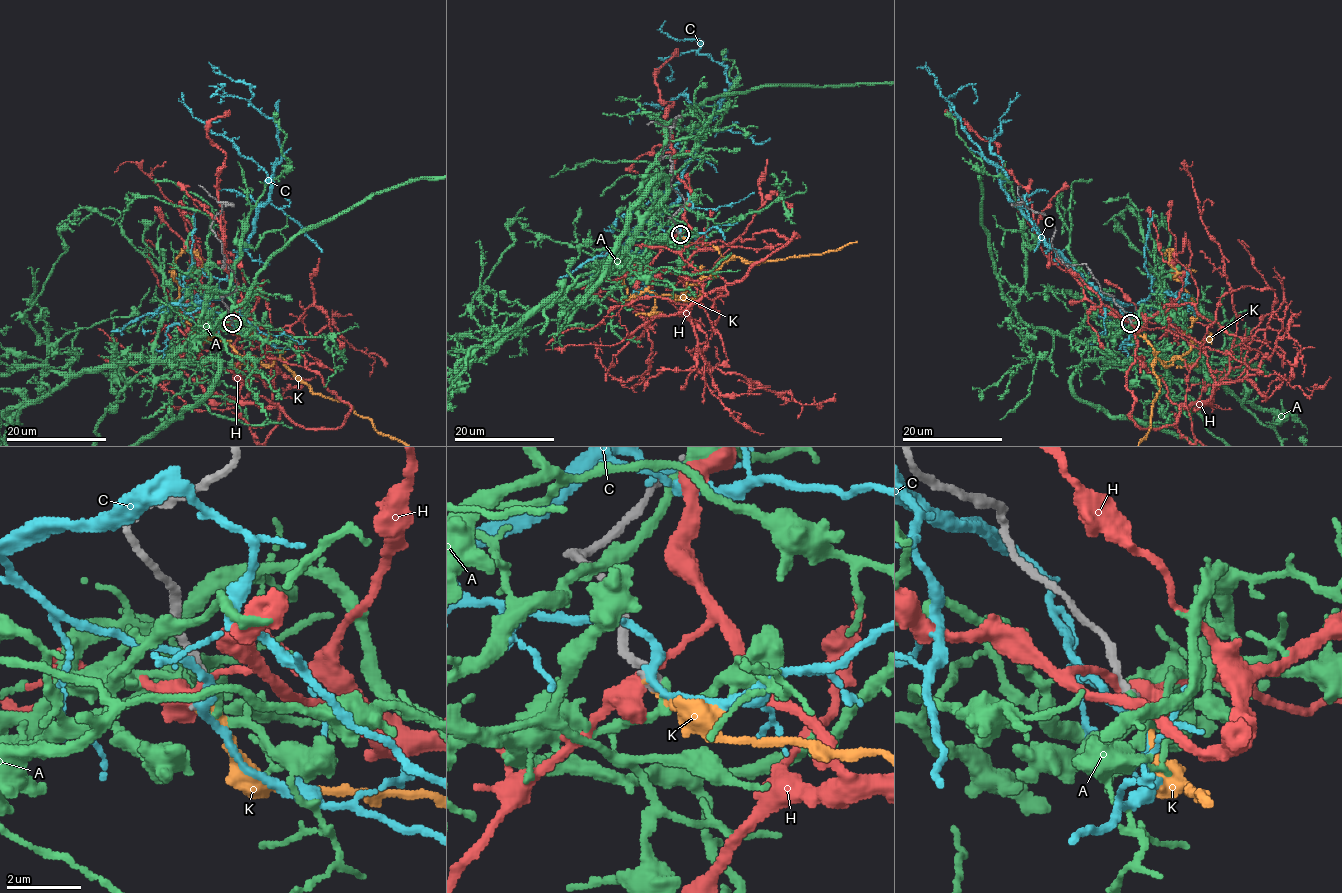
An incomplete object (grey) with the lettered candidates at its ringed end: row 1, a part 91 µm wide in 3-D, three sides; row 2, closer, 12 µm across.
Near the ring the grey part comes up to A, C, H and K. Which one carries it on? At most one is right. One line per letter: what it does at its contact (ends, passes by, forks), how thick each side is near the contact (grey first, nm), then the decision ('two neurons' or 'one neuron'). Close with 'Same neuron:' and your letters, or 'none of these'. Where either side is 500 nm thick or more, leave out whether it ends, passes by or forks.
A: it ends | 280/150 nm | two neurons
C: it passes by | 260/220 nm | two neurons
H: it passes by | 280/400 nm | two neurons
K: it ends | 280/200 nm | one neuron
Same neuron: K

